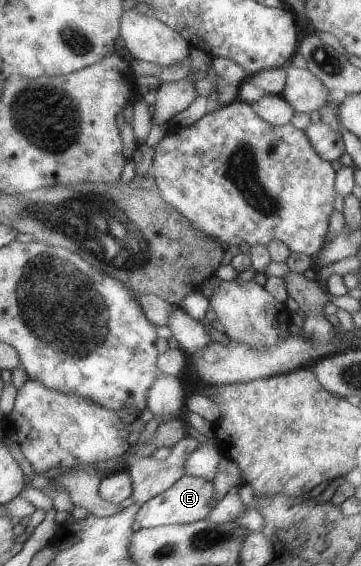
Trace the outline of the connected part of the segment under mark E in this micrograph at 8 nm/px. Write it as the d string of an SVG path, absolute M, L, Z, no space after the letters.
M184 474L168 490L145 502L136 514L135 520L141 524L142 529L145 529L160 525L181 525L208 519L210 511L215 507L212 506L211 508L211 501L215 494L213 488L212 481Z

